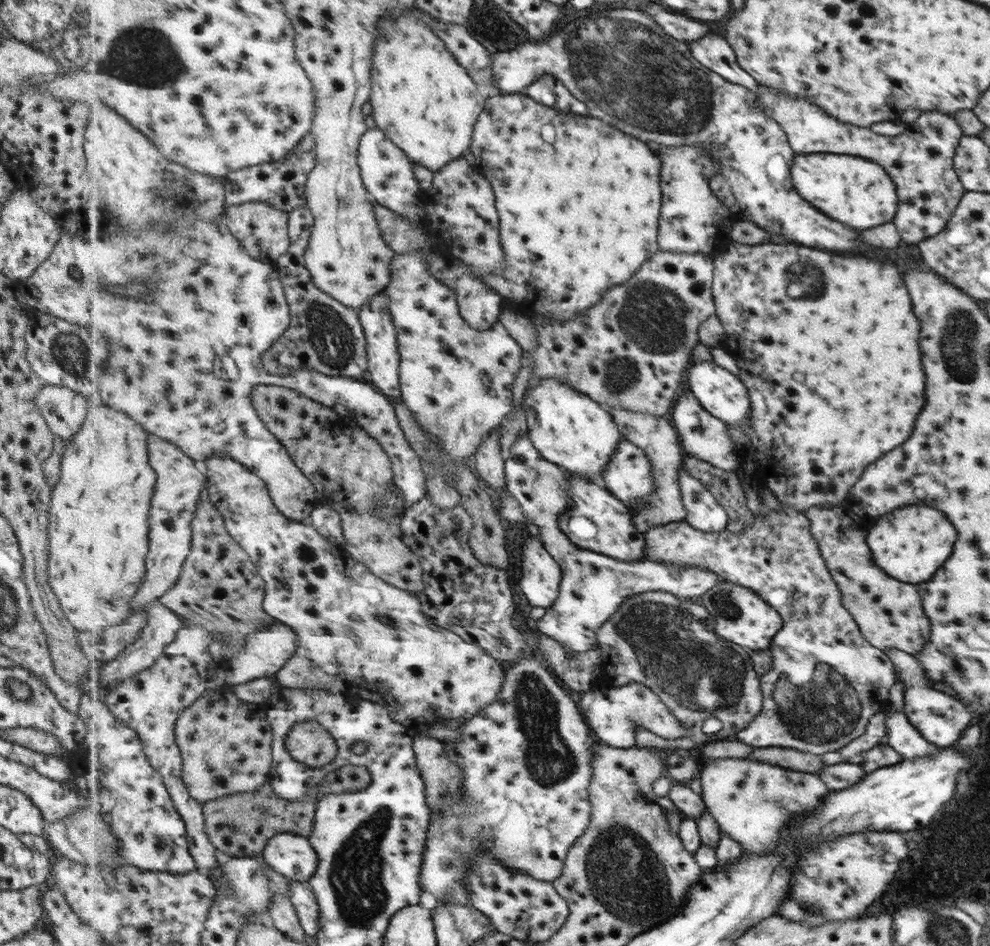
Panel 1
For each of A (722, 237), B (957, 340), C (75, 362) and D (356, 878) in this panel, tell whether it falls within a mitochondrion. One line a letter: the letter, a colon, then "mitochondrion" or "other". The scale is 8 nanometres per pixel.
A: other
B: mitochondrion
C: mitochondrion
D: mitochondrion

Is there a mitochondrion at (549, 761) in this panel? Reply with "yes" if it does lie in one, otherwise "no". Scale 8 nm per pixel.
yes

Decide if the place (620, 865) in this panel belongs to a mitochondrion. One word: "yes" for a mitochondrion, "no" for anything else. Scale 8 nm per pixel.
yes

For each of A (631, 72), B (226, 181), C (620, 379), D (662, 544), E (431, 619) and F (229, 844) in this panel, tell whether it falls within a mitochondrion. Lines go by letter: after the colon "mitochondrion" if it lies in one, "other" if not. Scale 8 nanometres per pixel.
A: mitochondrion
B: other
C: mitochondrion
D: other
E: other
F: other

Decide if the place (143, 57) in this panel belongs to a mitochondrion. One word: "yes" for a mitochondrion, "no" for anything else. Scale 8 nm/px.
yes

